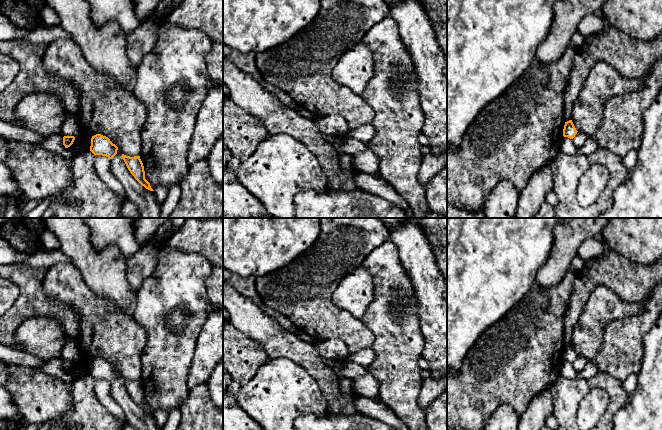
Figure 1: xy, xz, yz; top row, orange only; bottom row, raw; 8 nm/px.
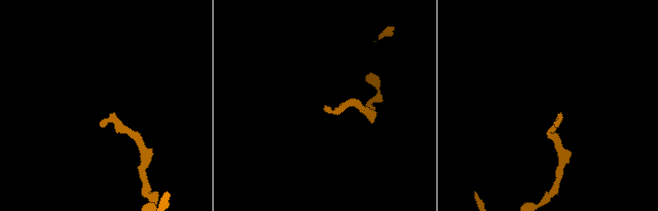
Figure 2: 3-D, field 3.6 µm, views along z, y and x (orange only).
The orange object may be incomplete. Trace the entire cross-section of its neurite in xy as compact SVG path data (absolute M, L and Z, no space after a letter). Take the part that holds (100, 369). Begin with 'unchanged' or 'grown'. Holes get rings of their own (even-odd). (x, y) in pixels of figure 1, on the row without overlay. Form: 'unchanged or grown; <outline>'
unchanged; M101 358L92 360L90 375L94 379L102 379L112 383L117 378L117 374L118 371L108 361Z

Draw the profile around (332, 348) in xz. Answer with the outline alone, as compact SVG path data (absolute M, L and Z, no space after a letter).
M338 339L317 341L315 345L319 354L324 358L344 361L349 356L347 346Z

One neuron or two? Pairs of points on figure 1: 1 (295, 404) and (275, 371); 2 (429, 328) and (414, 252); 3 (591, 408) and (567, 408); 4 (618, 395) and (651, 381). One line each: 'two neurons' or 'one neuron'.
1: one neuron
2: one neuron
3: two neurons
4: two neurons

